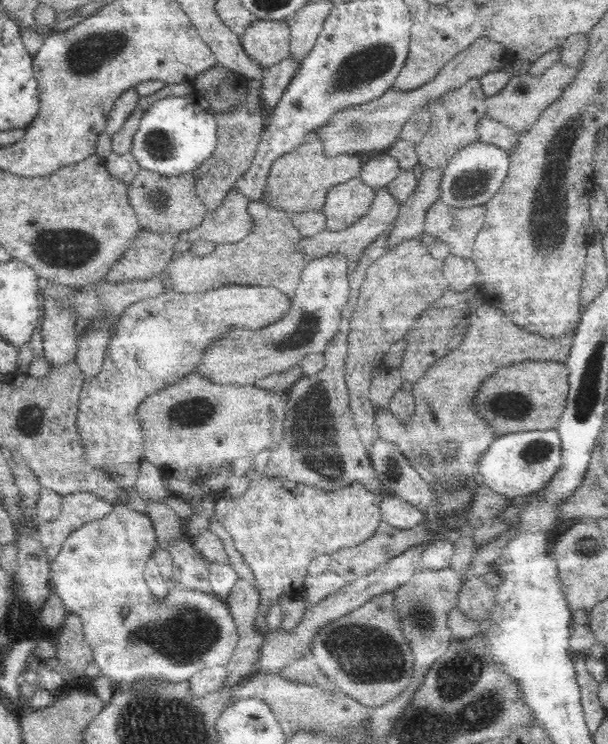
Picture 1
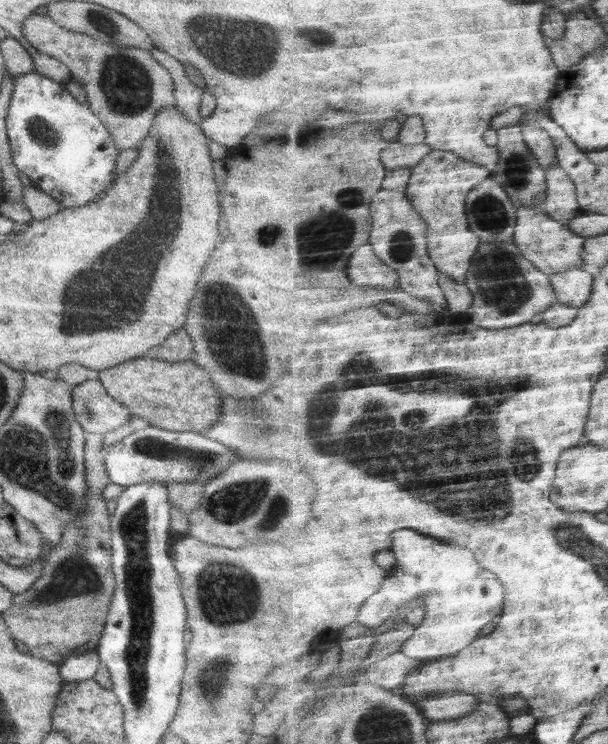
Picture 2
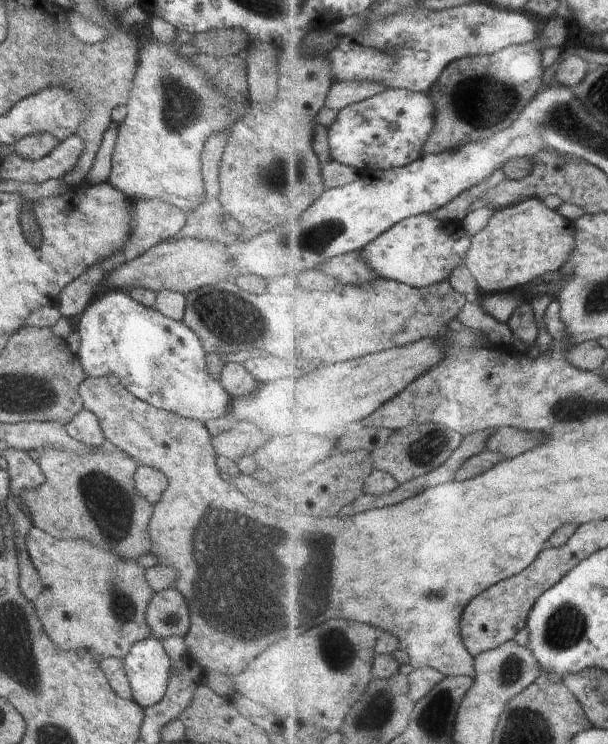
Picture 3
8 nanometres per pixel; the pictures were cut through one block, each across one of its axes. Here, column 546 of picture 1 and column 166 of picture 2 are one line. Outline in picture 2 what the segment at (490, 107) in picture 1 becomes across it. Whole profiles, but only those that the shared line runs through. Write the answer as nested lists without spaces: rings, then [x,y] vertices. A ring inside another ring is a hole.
[[[33,13],[22,27],[26,40],[36,50],[59,60],[70,71],[71,78],[79,80],[86,90],[87,104],[90,110],[102,121],[106,130],[111,134],[115,145],[121,151],[139,147],[148,138],[154,117],[166,107],[176,105],[172,75],[147,50],[115,44],[95,39],[92,35],[77,33],[61,27],[46,15]]]

